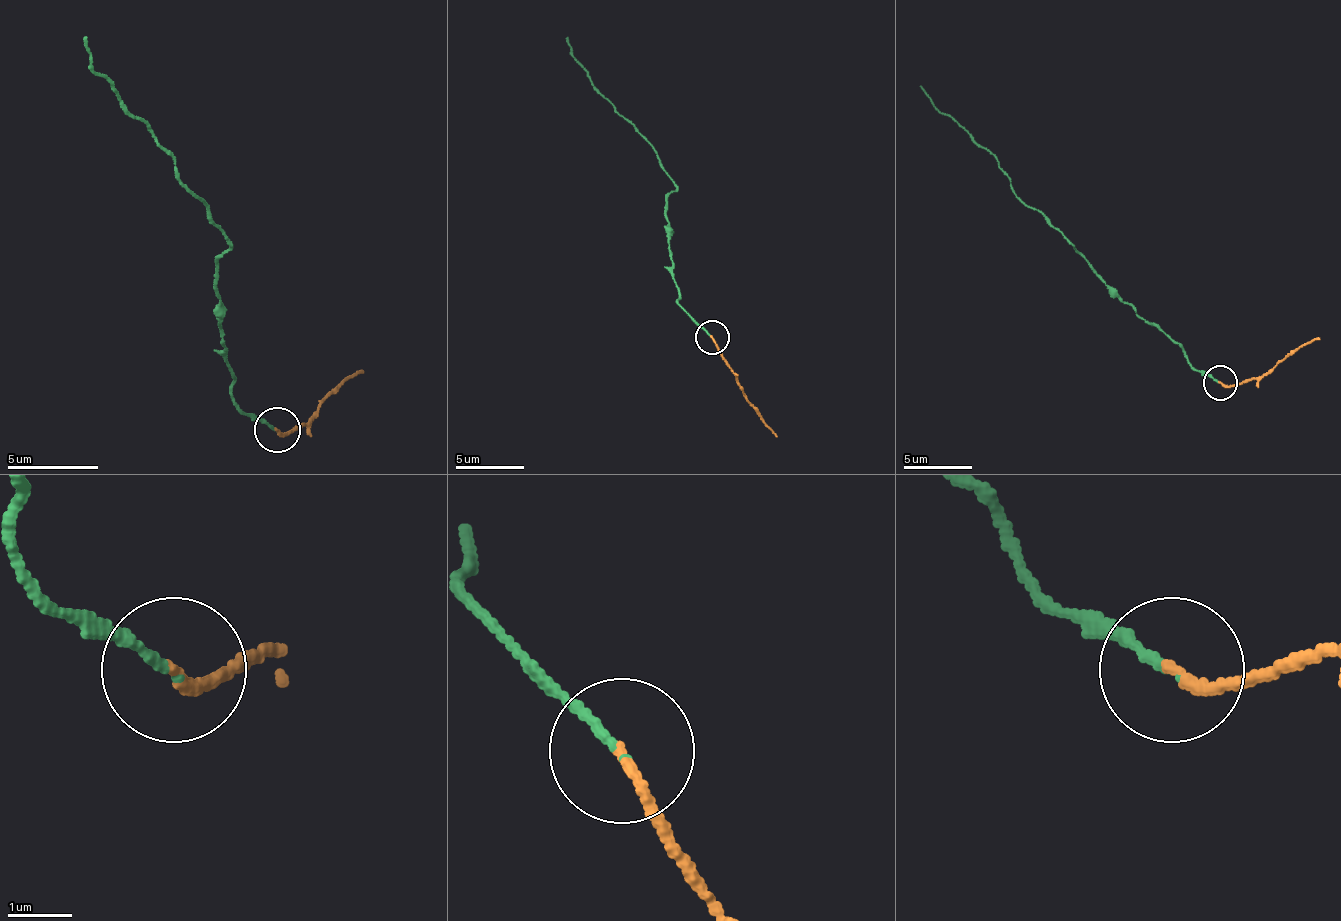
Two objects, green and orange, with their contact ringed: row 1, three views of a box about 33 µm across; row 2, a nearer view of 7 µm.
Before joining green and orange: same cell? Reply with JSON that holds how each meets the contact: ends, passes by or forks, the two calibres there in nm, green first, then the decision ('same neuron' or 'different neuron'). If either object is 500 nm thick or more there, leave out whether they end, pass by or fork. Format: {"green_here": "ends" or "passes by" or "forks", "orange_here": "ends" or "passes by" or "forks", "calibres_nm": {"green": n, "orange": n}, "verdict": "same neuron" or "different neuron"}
{"green_here": "ends", "orange_here": "ends", "calibres_nm": {"green": 130, "orange": 160}, "verdict": "same neuron"}

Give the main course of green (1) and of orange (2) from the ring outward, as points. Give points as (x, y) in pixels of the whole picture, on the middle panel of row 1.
1: (709, 338), (682, 307), (672, 276), (665, 200), (675, 183), (637, 132), (572, 56), (568, 36)
2: (713, 338), (716, 352), (737, 386), (778, 437)

